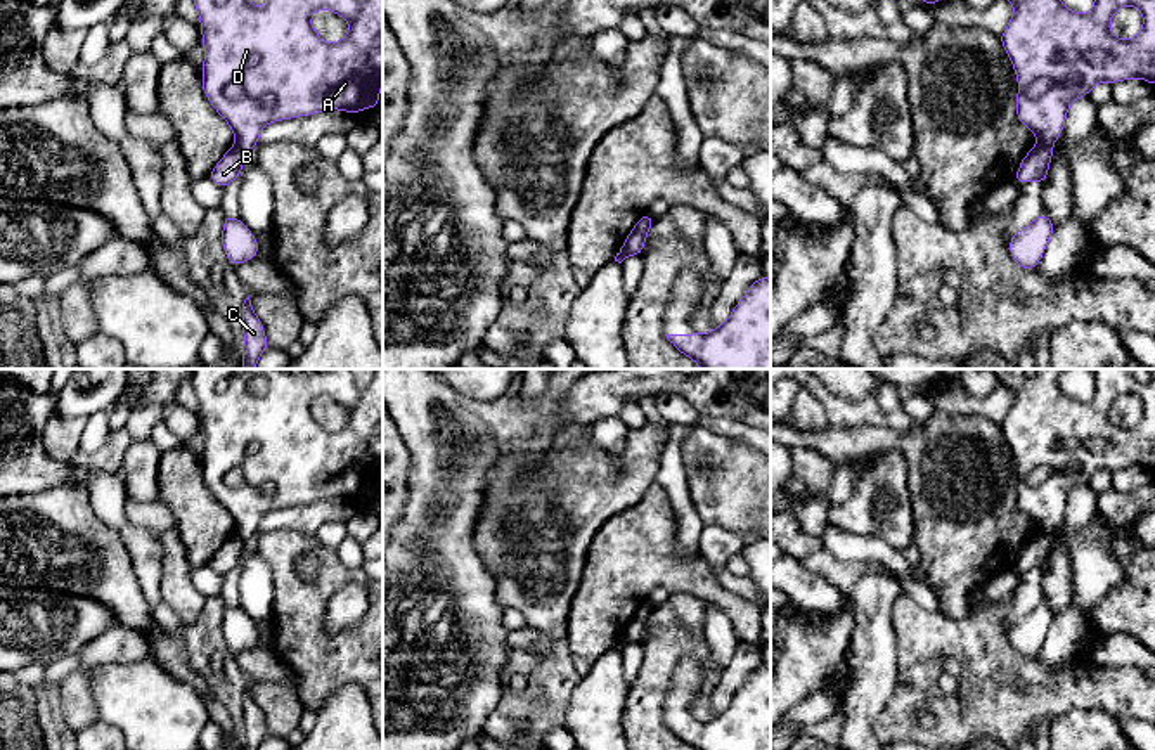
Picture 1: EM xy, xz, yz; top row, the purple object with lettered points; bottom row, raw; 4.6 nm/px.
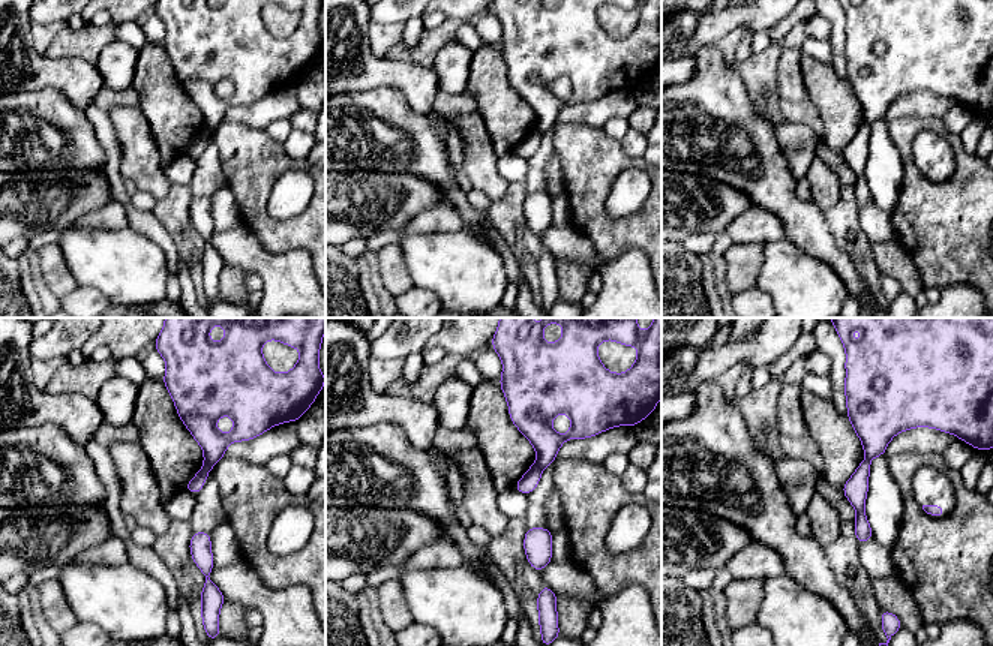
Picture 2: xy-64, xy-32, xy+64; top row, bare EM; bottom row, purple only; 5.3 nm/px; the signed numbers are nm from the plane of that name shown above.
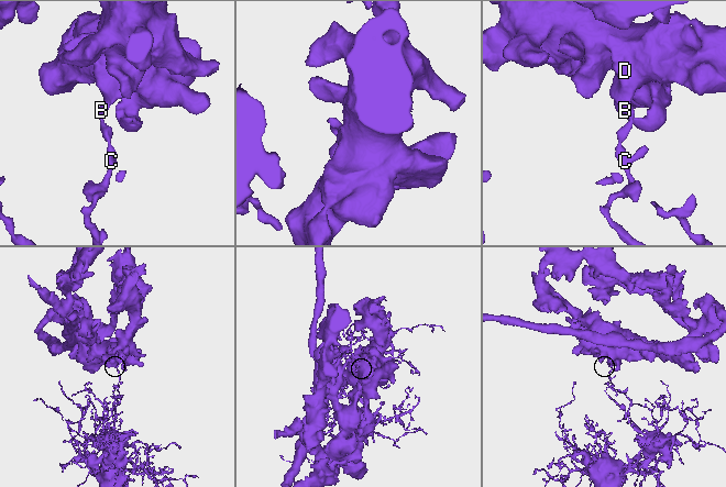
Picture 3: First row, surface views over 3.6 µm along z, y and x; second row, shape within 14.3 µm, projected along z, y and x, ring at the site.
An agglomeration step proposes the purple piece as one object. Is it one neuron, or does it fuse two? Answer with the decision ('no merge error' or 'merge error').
merge error

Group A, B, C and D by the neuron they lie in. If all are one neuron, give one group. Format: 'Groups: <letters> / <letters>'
Groups: A D / B C

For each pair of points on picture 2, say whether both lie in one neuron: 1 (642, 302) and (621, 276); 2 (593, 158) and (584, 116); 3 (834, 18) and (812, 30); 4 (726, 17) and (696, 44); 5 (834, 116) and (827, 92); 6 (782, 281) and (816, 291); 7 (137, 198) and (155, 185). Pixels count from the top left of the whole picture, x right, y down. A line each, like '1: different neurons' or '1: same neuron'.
1: same neuron
2: different neurons
3: different neurons
4: same neuron
5: same neuron
6: same neuron
7: different neurons

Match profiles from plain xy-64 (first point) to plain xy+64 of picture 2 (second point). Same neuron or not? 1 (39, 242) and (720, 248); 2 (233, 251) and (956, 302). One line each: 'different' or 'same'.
1: same
2: same

